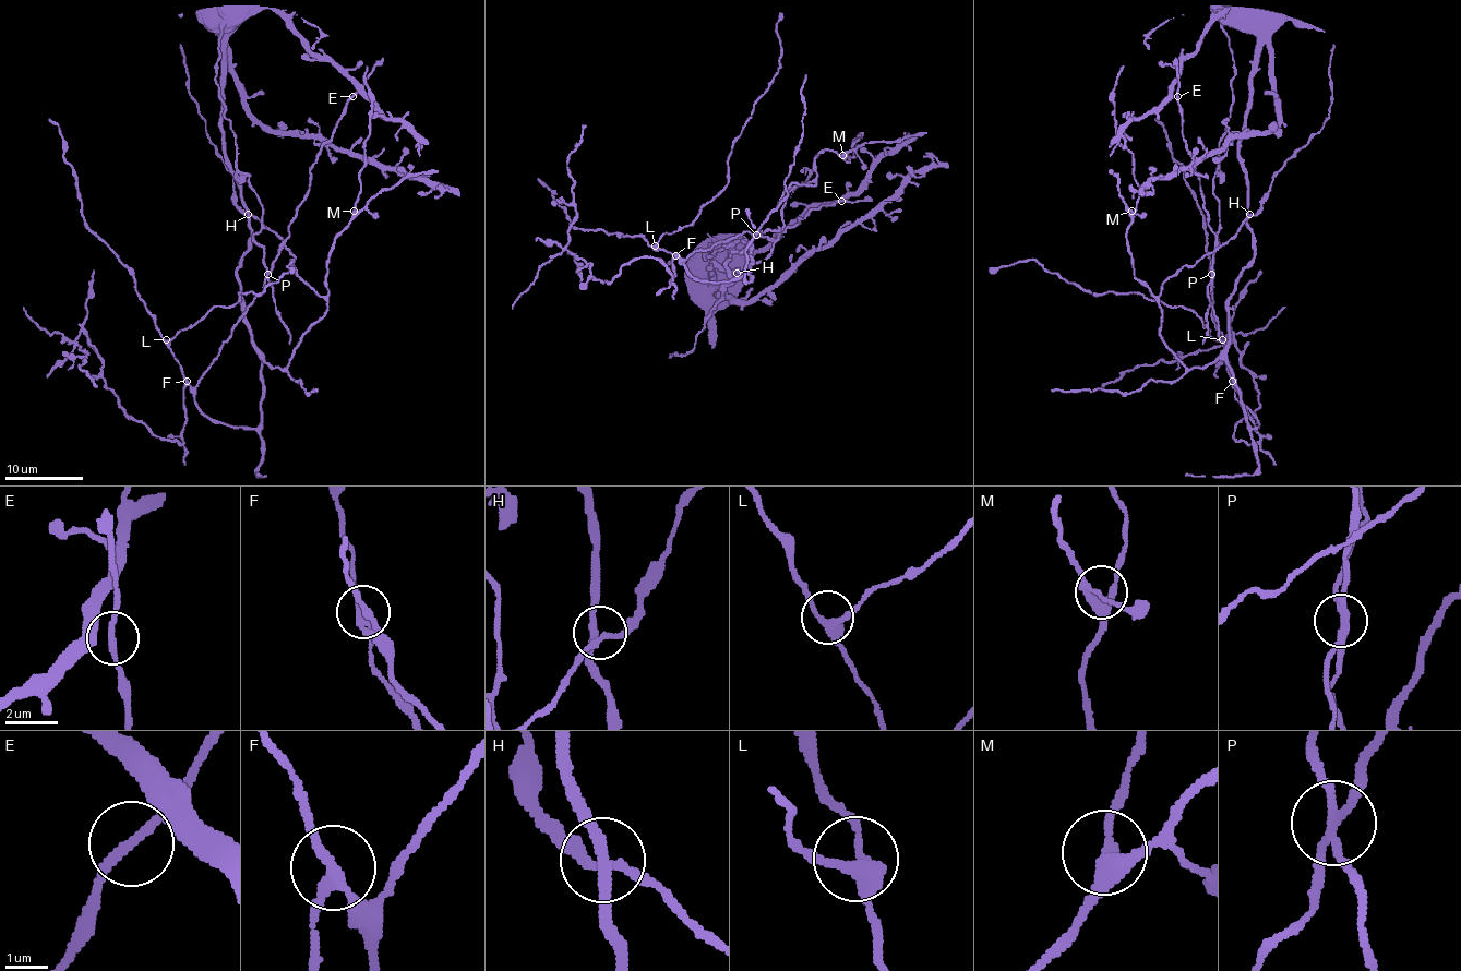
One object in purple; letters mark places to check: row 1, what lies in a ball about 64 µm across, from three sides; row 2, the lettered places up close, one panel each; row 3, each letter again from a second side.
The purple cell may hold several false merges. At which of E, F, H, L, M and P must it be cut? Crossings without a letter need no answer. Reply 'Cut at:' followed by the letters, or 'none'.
Cut at: F, P

